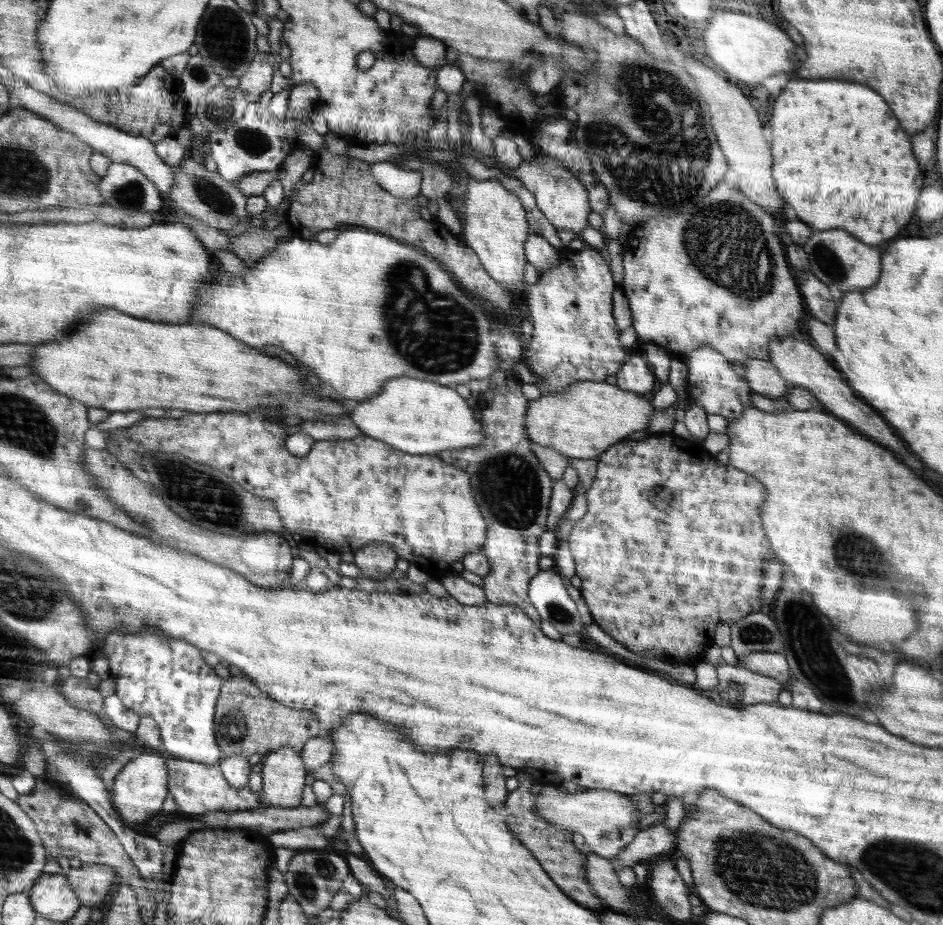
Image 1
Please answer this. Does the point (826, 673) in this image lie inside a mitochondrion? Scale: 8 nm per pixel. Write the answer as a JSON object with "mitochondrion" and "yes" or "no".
{"mitochondrion":"yes"}

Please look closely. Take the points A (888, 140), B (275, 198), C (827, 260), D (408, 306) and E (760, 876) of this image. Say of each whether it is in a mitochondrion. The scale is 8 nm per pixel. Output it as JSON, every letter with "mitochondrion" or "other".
{"A":"other","B":"other","C":"mitochondrion","D":"mitochondrion","E":"mitochondrion"}

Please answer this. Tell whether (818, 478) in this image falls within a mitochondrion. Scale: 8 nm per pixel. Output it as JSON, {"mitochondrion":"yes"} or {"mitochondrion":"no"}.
{"mitochondrion":"no"}

